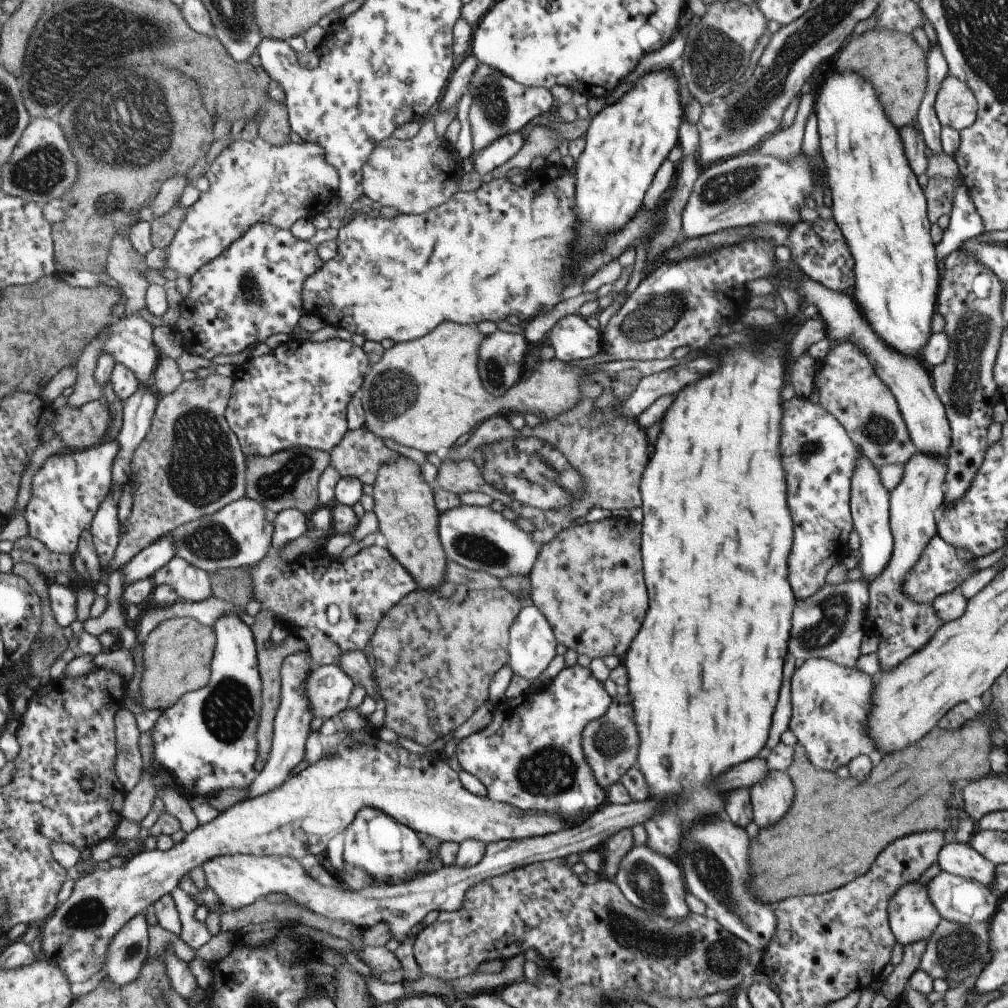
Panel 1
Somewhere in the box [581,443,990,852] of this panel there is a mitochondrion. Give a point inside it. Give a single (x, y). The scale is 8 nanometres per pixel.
(835, 609)

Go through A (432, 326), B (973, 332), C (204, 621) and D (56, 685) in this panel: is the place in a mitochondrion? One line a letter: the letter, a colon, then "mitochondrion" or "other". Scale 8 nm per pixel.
A: other
B: mitochondrion
C: other
D: other

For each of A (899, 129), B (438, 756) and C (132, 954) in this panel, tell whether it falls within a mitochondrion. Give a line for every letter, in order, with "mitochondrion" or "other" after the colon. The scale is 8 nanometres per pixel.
A: other
B: other
C: mitochondrion

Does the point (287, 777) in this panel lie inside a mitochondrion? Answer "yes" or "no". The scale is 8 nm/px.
no

